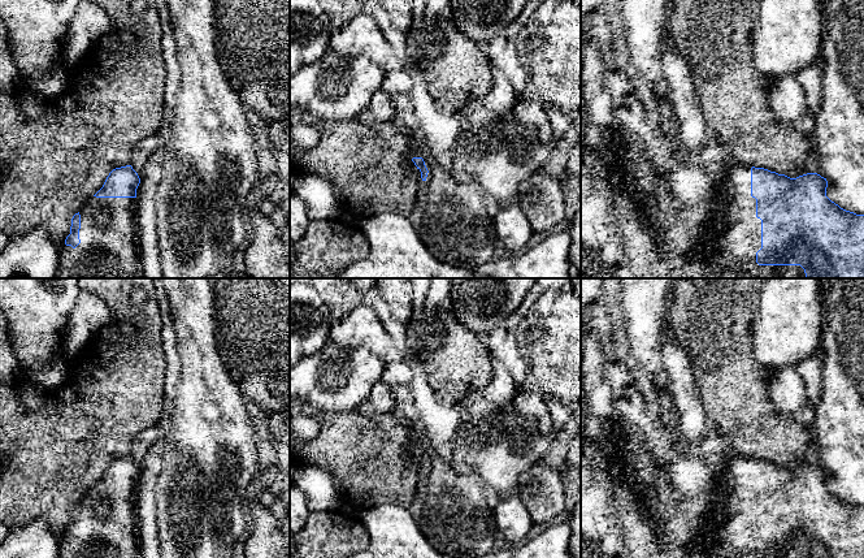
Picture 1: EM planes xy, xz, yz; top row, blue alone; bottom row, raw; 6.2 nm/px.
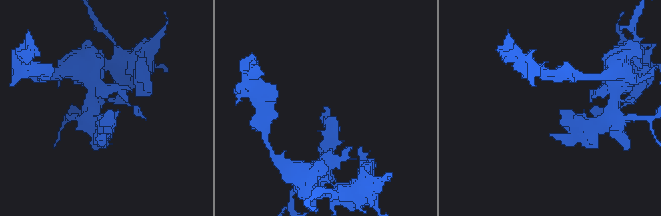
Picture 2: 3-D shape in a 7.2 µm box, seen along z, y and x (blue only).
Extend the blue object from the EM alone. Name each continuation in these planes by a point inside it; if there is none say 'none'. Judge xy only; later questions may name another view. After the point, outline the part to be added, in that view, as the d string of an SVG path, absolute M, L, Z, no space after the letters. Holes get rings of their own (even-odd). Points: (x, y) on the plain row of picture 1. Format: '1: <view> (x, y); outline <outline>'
1: xy (108, 524); outline M91 488L79 501L81 535L73 540L64 536L60 540L58 558L142 558L139 551L138 520L136 520L136 489L96 489Z

